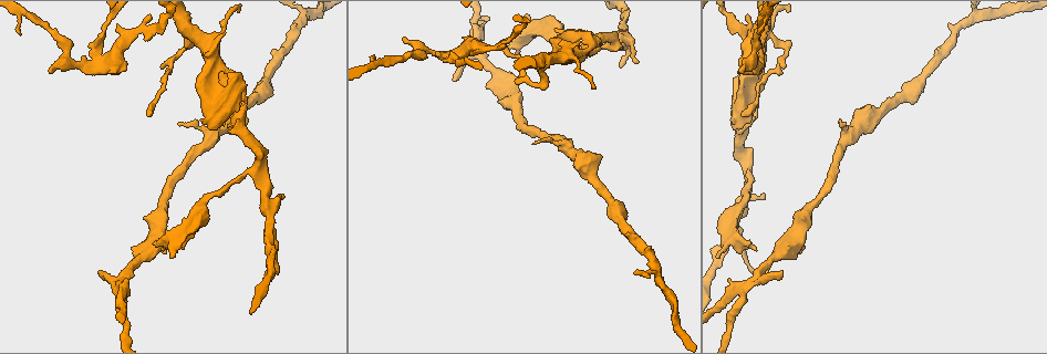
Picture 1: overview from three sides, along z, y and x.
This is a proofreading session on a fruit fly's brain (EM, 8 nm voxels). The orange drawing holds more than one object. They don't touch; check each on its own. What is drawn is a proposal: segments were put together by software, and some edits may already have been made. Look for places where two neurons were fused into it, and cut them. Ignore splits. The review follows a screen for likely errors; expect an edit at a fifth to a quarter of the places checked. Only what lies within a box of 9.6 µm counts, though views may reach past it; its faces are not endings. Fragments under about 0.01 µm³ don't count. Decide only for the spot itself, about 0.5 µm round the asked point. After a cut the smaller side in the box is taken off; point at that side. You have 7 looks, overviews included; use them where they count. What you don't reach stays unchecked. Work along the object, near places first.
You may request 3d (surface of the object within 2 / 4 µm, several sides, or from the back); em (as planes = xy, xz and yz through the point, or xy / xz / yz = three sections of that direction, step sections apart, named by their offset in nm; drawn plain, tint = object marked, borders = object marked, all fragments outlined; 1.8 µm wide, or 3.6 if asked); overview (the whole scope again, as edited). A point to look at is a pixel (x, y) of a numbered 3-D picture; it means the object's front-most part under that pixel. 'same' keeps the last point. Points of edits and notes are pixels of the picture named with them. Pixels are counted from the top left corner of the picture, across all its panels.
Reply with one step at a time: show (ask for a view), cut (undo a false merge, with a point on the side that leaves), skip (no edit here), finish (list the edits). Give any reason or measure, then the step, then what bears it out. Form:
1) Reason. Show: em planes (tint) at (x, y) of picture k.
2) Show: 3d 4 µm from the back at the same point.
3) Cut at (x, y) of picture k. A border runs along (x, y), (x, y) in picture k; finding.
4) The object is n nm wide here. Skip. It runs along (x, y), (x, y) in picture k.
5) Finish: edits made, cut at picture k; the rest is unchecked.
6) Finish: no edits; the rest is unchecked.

Branch point. Show: em planes (tint) at (99, 68) of picture 1.

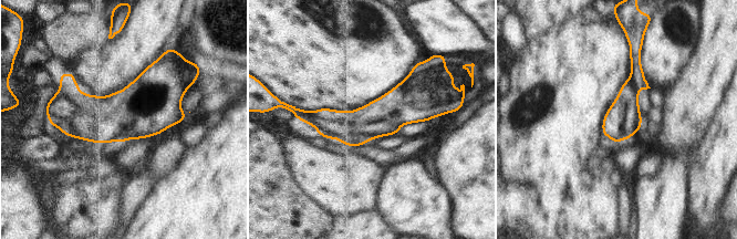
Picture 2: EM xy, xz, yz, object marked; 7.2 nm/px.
The object is 260 nm wide here. Cut at (623, 113) of picture 2. A second neuron is stuck on.

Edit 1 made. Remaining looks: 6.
Redraw. Show: overview.

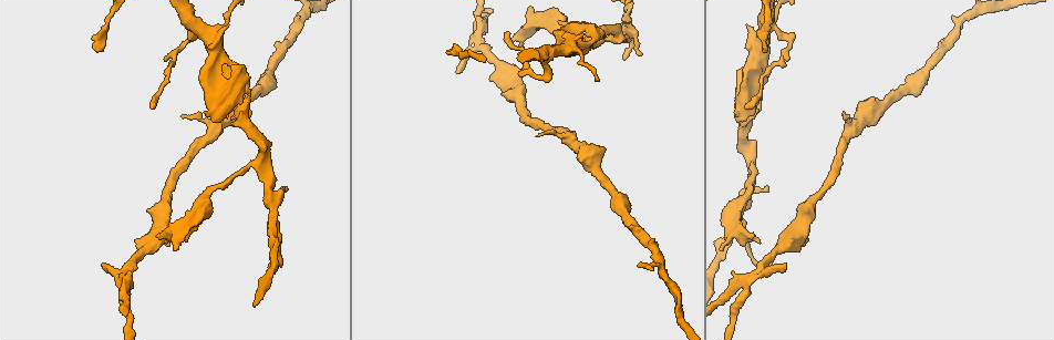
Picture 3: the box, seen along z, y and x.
Touches itself. Show: 3d 4 µm at (222, 92) of picture 3.

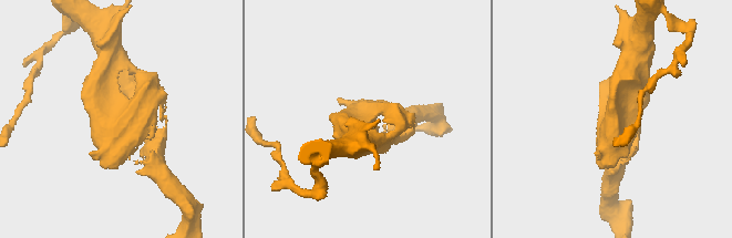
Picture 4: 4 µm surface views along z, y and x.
Need the tissue. Show: em planes (tint) at (623, 118) of picture 4.

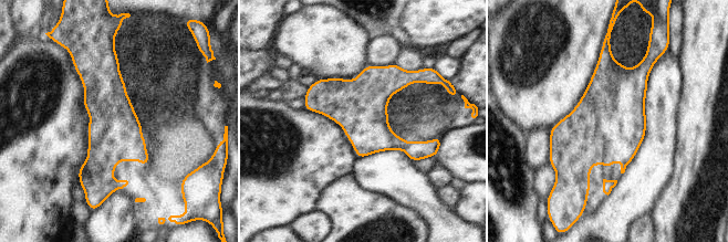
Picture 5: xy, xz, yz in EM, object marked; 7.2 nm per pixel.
The object is 380 nm wide here. Skip. Continuous, no second neuron.

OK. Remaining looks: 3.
Looks like a crossing. Show: 3d 2 µm at (476, 32) of picture 3.

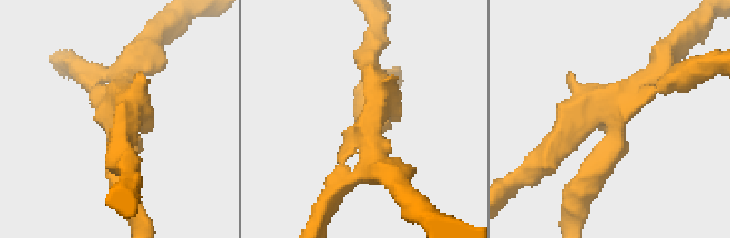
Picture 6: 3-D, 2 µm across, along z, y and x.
4 arms meet here. Show: em 3.6 µm planes (plain) at (120, 96) of picture 6.

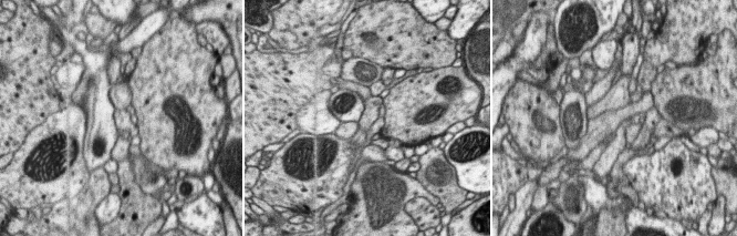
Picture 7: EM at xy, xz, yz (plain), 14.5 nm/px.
Show: em 3.6 µm planes (tint) at the same point.

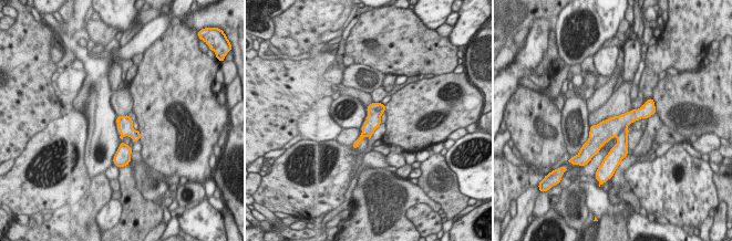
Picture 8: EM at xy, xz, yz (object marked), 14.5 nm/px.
The object is 220 nm wide here. Cut at (621, 146) of picture 8. Two neurons meet here.

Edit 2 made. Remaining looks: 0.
Finish: edits made, cut at picture 2, cut at picture 8; the rest is unchecked.

